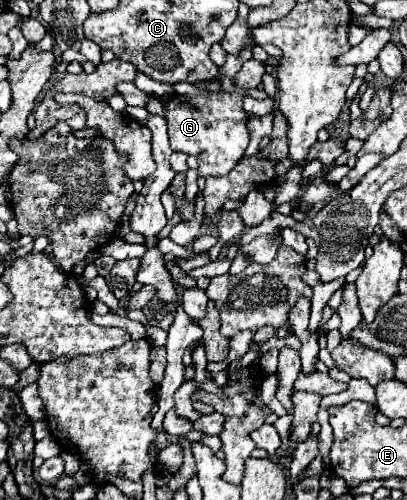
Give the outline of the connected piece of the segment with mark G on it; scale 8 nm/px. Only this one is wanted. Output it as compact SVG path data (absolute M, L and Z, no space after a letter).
M249 59L243 63L241 71L235 75L235 83L239 91L219 91L199 97L187 97L187 95L175 95L165 103L165 119L167 119L167 131L173 151L183 151L187 155L199 157L199 175L201 177L221 177L227 175L243 157L249 133L245 125L245 111L243 111L243 95L247 95L247 89L257 87L261 83L261 75L265 73L265 63L257 59Z

